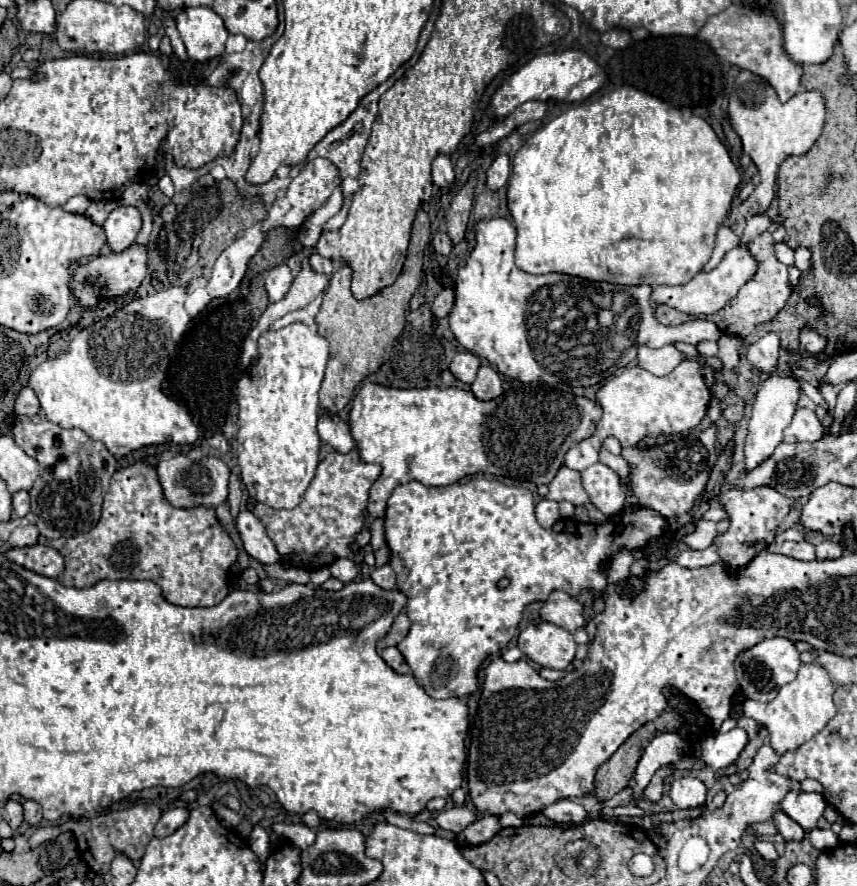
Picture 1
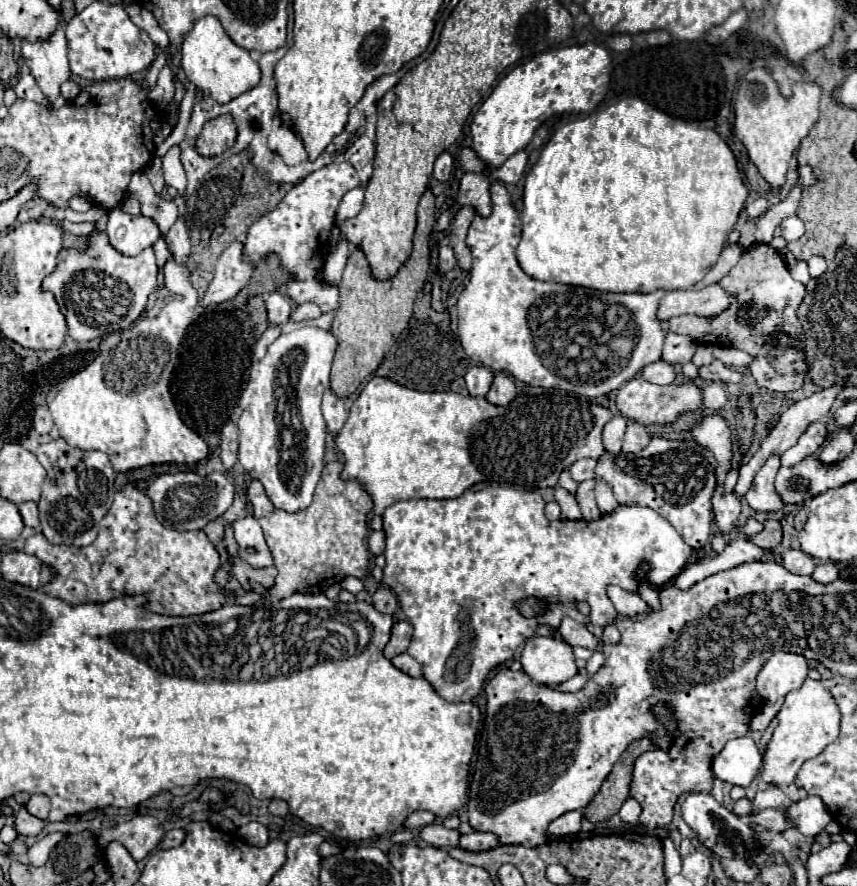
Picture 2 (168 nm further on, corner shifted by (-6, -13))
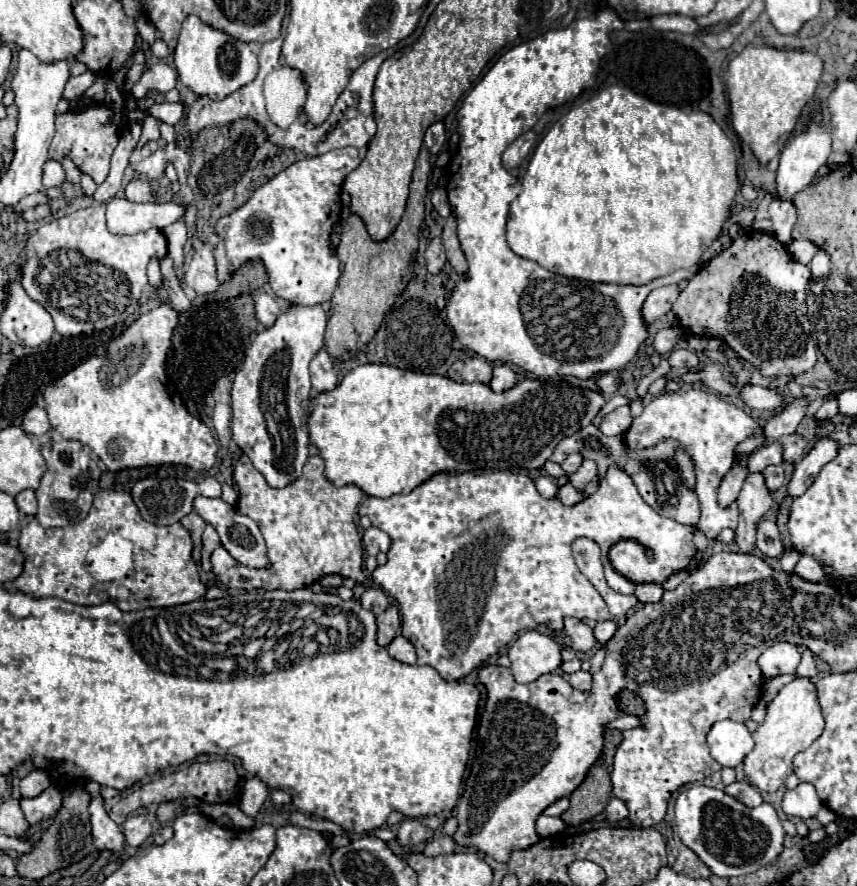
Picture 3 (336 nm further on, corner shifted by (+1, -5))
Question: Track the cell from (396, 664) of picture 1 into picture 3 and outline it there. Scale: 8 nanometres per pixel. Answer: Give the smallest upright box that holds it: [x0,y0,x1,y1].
[386,635,416,665]

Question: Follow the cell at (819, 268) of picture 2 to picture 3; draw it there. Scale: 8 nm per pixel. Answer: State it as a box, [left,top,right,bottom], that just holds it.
[810,251,830,279]

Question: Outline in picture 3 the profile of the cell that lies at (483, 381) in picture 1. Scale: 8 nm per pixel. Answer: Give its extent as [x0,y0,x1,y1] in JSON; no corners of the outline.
[488,365,516,393]

